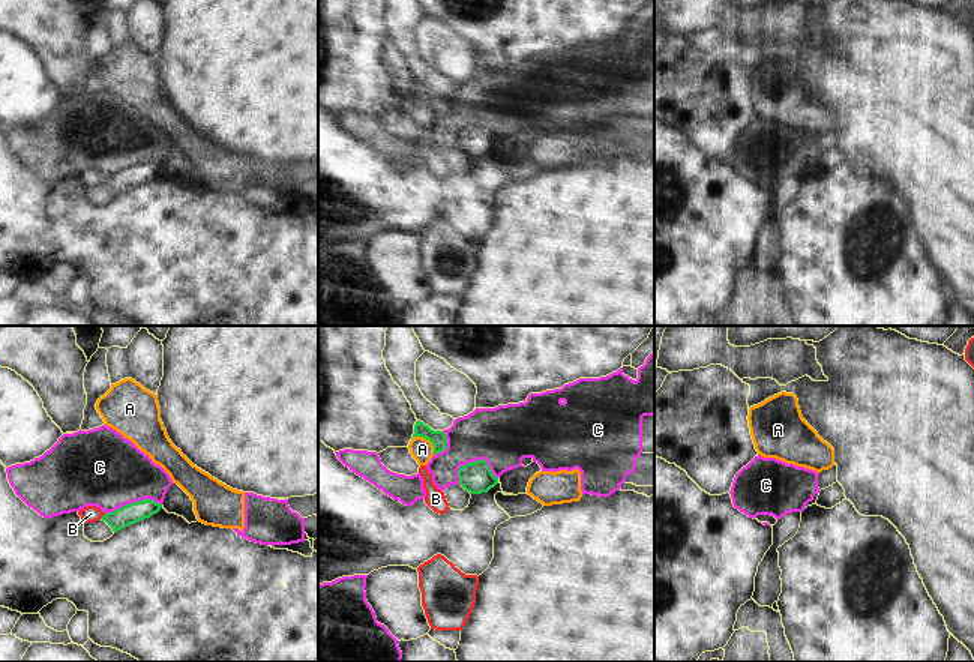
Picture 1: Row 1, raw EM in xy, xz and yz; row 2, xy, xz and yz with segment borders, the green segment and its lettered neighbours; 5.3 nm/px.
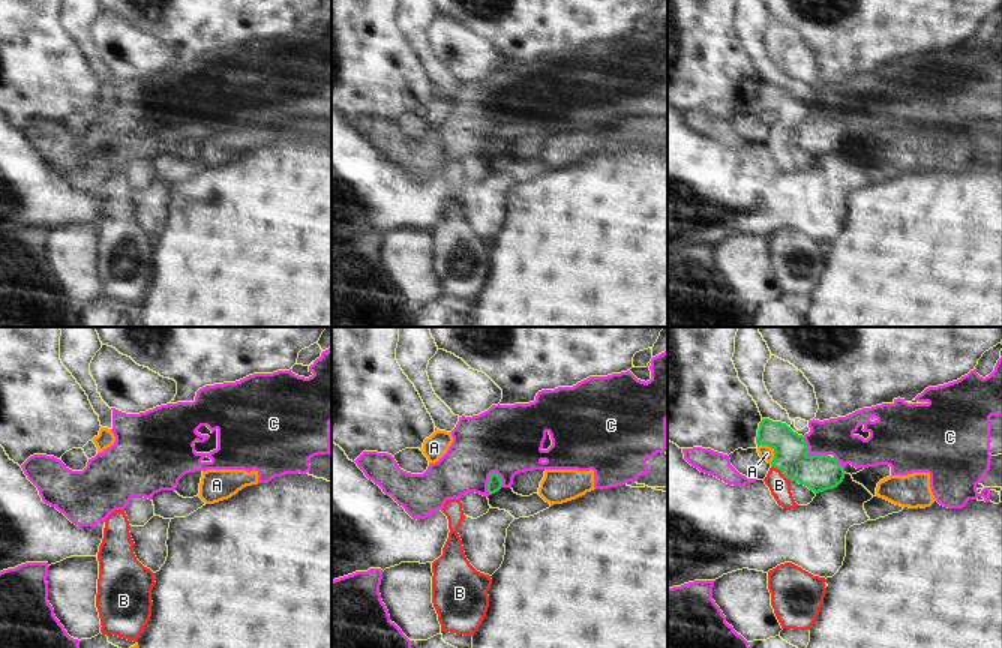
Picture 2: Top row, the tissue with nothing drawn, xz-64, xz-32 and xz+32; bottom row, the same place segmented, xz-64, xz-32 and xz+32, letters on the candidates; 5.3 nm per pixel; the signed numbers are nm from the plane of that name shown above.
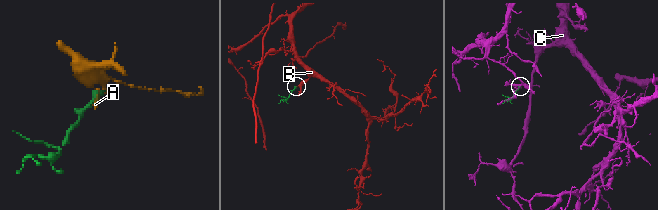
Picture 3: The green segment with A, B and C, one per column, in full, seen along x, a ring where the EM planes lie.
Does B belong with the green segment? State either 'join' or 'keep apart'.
join

